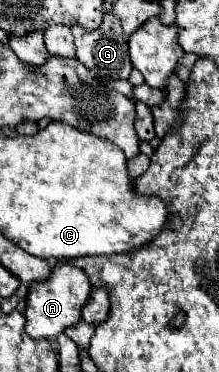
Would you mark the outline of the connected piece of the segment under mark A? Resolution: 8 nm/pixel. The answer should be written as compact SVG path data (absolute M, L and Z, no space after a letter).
M56 261L48 279L36 281L30 285L30 291L26 297L26 313L24 313L26 333L32 339L54 339L68 325L78 323L80 321L80 309L88 301L90 289L92 289L92 285L80 267L76 267L68 261Z

